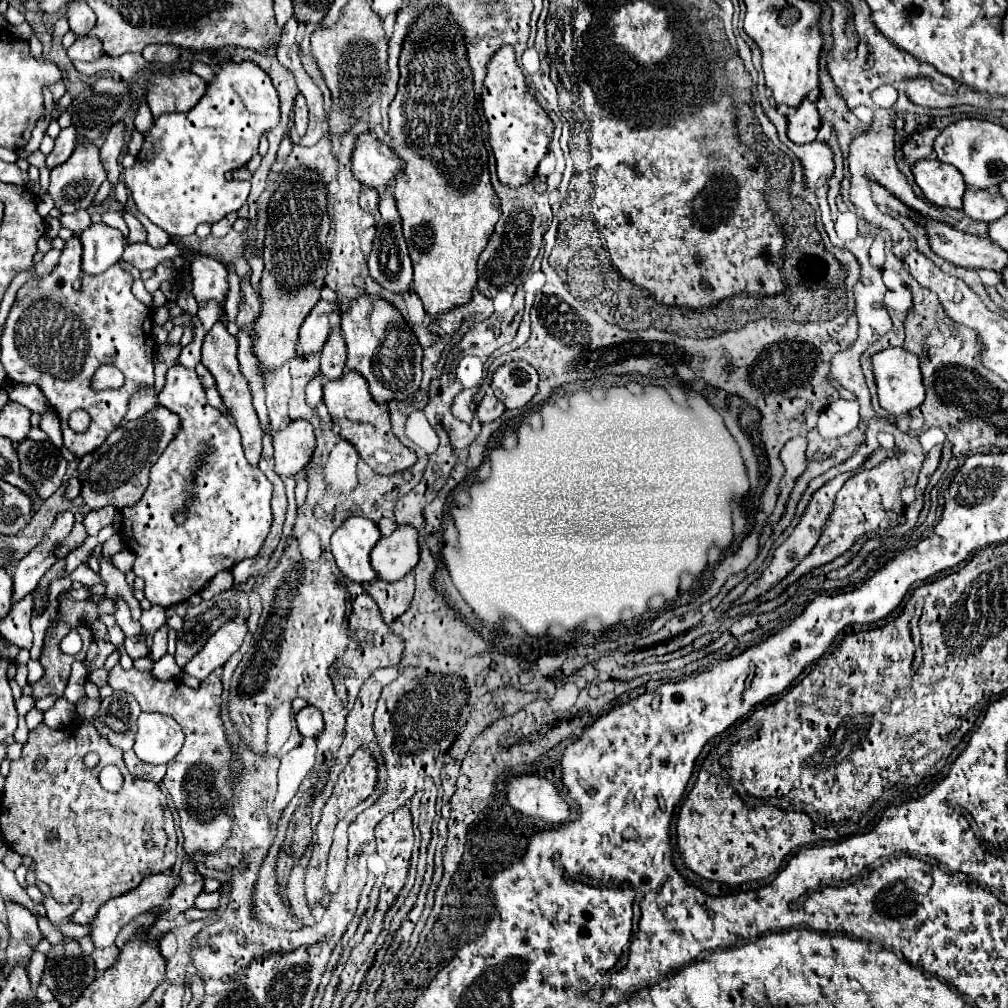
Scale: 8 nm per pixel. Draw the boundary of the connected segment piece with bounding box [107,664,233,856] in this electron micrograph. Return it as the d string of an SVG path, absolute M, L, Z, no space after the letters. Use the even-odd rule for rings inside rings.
M115 664L109 672L107 684L113 690L131 692L139 702L143 712L159 712L175 718L175 722L183 728L185 734L185 758L175 758L167 764L167 774L163 778L163 786L171 794L179 816L181 816L181 832L185 836L185 850L193 856L195 850L203 850L203 854L211 854L223 844L231 832L231 820L227 816L227 804L233 796L229 788L229 758L231 750L227 746L223 734L223 722L219 718L221 704L221 678L211 674L201 682L199 690L185 686L181 680L157 680L151 672L139 672L135 668L123 670L121 664Z

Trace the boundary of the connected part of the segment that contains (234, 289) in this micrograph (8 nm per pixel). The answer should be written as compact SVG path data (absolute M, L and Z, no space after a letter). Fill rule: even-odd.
M229 272L229 292L225 296L225 316L227 316L227 330L237 336L237 306L241 300L241 290L239 290L239 276L235 272Z

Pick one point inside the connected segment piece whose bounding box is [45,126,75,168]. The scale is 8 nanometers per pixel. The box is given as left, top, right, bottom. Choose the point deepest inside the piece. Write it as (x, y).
(64, 145)

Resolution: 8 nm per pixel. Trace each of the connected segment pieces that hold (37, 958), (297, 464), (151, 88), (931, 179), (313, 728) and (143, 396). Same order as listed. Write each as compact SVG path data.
M35 952L35 956L31 958L29 966L27 966L27 972L29 972L29 980L31 980L31 988L35 990L41 982L41 976L43 976L43 970L45 970L45 960L47 956L41 954L41 952Z
M307 420L289 422L283 430L273 434L275 472L279 476L295 476L303 470L315 450L313 426Z
M193 72L155 74L147 86L147 104L155 118L191 110L207 92L207 82Z
M927 158L913 166L913 176L931 204L955 210L963 208L963 192L967 186L955 166L947 166L937 158Z
M305 706L295 714L297 728L307 738L317 738L323 732L323 714L315 706Z
M155 386L151 388L139 388L139 392L135 392L135 396L131 396L131 402L129 402L129 410L127 410L127 416L125 420L135 420L139 416L143 416L145 412L153 410L157 404L157 392L155 392Z

